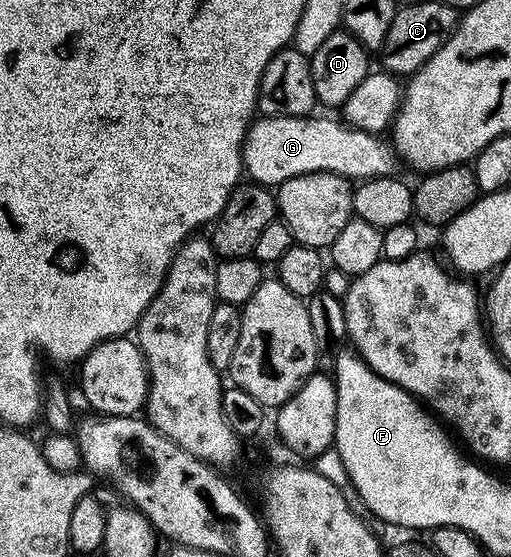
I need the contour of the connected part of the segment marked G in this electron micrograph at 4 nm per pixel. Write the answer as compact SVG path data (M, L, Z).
M317 115L261 116L254 119L241 146L241 163L248 179L276 186L299 174L334 172L350 182L360 182L374 176L392 176L398 171L399 157L388 139L378 138L362 128L353 128L340 119L328 120Z

